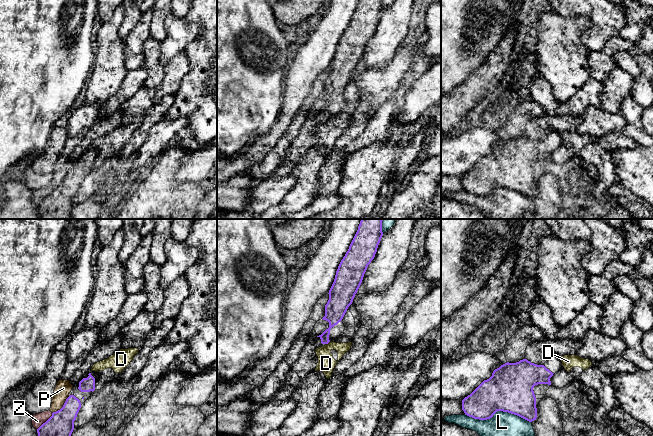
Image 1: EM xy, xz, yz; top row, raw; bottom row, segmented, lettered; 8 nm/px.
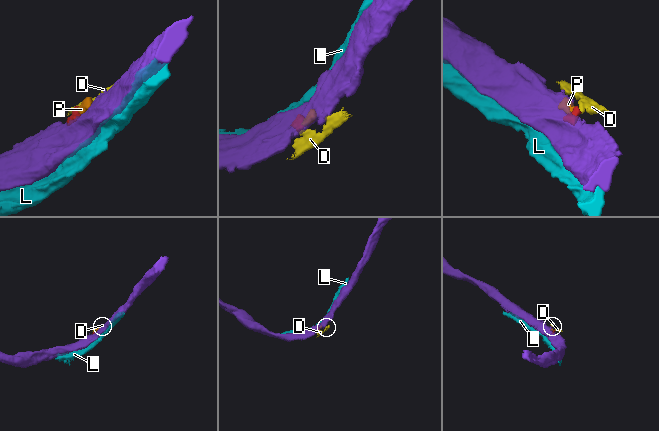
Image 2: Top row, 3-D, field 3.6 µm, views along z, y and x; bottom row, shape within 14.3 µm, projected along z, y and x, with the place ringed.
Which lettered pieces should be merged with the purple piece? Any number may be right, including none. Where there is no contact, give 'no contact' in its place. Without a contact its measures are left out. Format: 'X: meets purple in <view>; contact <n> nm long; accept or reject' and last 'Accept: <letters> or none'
D: meets purple in xz; contact 40 nm long; reject
L: meets purple in yz; contact 550 nm long; reject
P: meets purple in xy; contact 190 nm long; reject
Z: meets purple in xy; contact 180 nm long; reject
Accept: none

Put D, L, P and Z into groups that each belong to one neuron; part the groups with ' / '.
D / L / P Z

